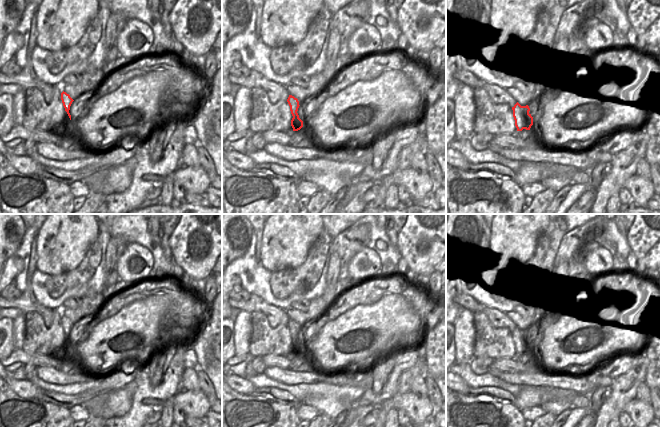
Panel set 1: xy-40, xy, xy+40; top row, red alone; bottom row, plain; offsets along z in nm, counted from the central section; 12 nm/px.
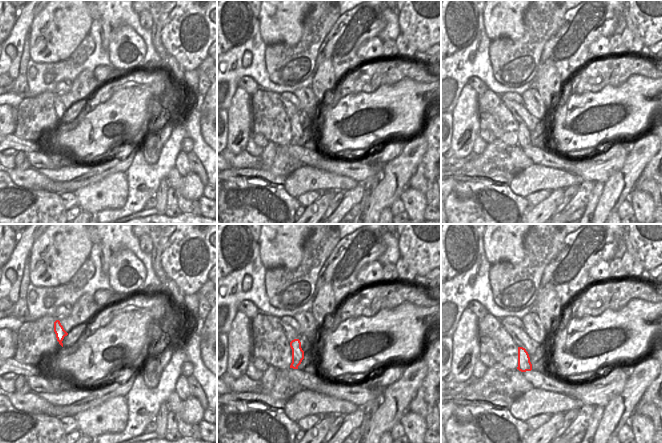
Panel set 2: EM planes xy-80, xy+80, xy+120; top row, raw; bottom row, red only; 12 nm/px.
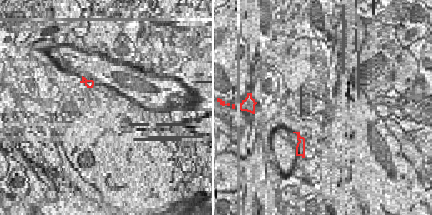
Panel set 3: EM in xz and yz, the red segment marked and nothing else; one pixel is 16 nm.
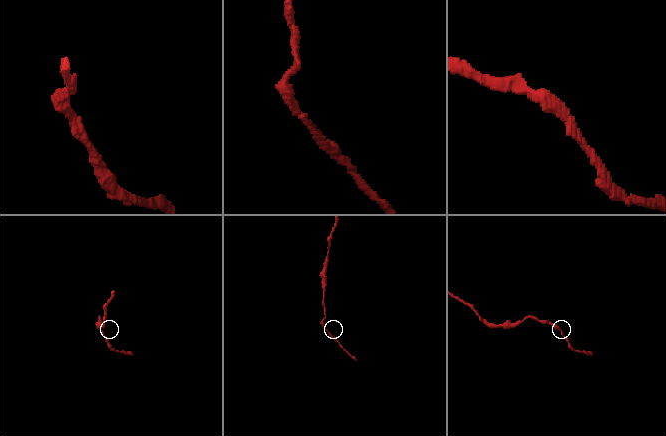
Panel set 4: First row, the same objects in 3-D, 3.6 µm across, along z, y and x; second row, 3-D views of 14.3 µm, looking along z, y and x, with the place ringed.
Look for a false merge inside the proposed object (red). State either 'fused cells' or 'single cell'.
single cell

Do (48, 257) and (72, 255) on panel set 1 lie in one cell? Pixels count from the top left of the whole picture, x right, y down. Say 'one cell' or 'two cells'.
one cell

